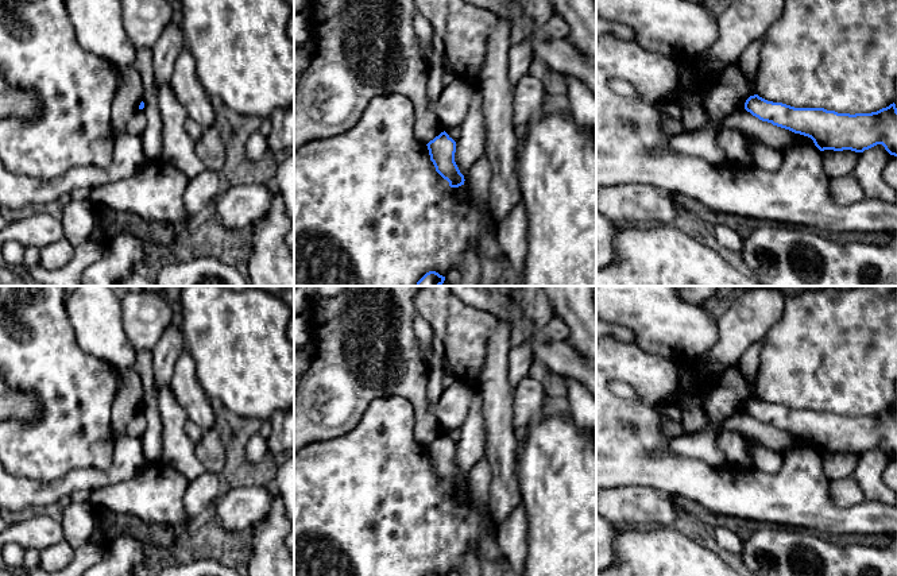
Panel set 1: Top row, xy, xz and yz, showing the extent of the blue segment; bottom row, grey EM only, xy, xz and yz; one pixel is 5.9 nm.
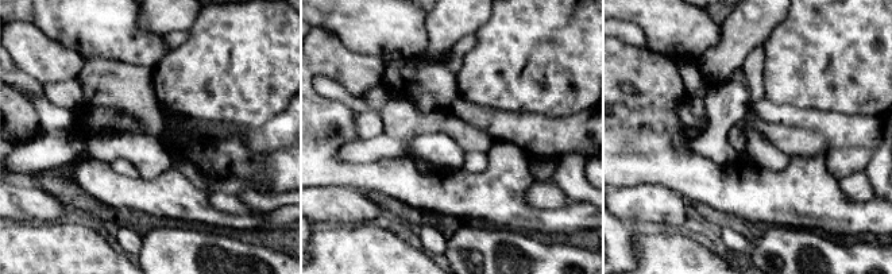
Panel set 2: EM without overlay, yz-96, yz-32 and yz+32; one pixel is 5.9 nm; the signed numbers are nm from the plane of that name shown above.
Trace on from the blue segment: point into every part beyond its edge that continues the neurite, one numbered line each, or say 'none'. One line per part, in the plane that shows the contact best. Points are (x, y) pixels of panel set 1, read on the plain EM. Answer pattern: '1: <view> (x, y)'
none

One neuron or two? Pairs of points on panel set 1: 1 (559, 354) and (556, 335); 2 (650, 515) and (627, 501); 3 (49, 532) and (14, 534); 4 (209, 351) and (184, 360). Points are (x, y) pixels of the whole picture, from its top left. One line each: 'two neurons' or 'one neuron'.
1: two neurons
2: one neuron
3: one neuron
4: two neurons

